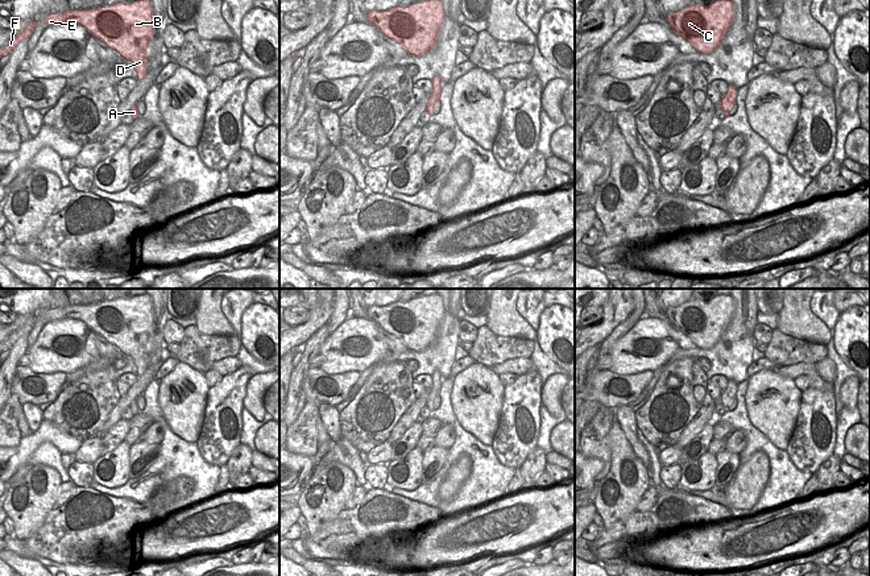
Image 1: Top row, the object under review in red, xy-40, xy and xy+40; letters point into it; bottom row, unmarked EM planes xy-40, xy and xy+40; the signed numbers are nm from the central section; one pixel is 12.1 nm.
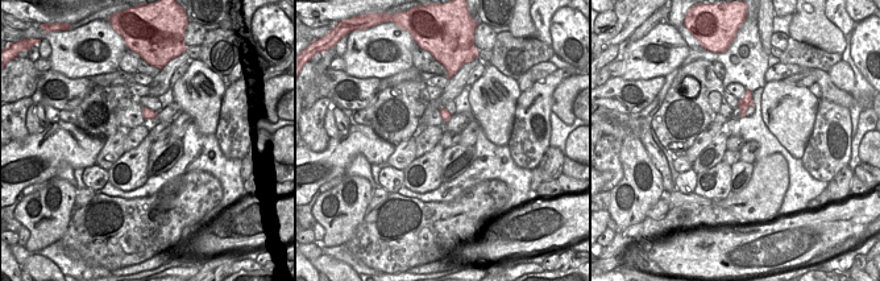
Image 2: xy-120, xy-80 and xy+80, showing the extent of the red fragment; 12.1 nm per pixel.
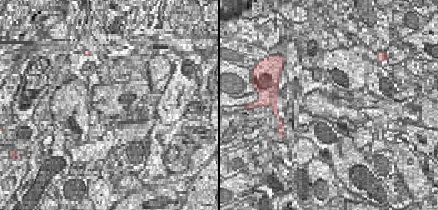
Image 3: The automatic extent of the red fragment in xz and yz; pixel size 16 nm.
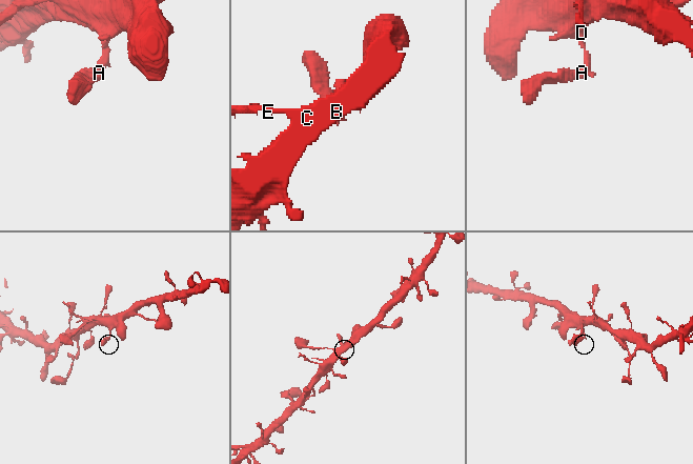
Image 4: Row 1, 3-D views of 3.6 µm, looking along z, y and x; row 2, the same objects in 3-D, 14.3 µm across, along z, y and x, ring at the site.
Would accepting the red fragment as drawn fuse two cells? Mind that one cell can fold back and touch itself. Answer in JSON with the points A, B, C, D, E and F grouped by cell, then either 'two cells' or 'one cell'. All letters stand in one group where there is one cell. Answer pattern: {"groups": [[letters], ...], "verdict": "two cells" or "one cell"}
{"groups": [["A"], ["B", "C", "D", "E", "F"]], "verdict": "two cells"}

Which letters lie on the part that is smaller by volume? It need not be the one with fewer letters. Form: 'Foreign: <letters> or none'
Foreign: A

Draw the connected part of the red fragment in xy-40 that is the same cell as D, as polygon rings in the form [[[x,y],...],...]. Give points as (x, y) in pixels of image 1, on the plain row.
[[[149,294],[116,298],[92,304],[69,304],[44,312],[46,322],[78,319],[91,331],[116,345],[124,356],[130,356],[142,374],[148,368],[146,344],[154,331],[154,308]]]

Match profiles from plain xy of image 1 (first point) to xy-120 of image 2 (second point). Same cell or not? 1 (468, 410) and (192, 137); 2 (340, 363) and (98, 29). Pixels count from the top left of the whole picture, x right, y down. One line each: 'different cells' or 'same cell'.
1: different cells
2: same cell

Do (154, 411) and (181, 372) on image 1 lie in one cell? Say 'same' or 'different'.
different

